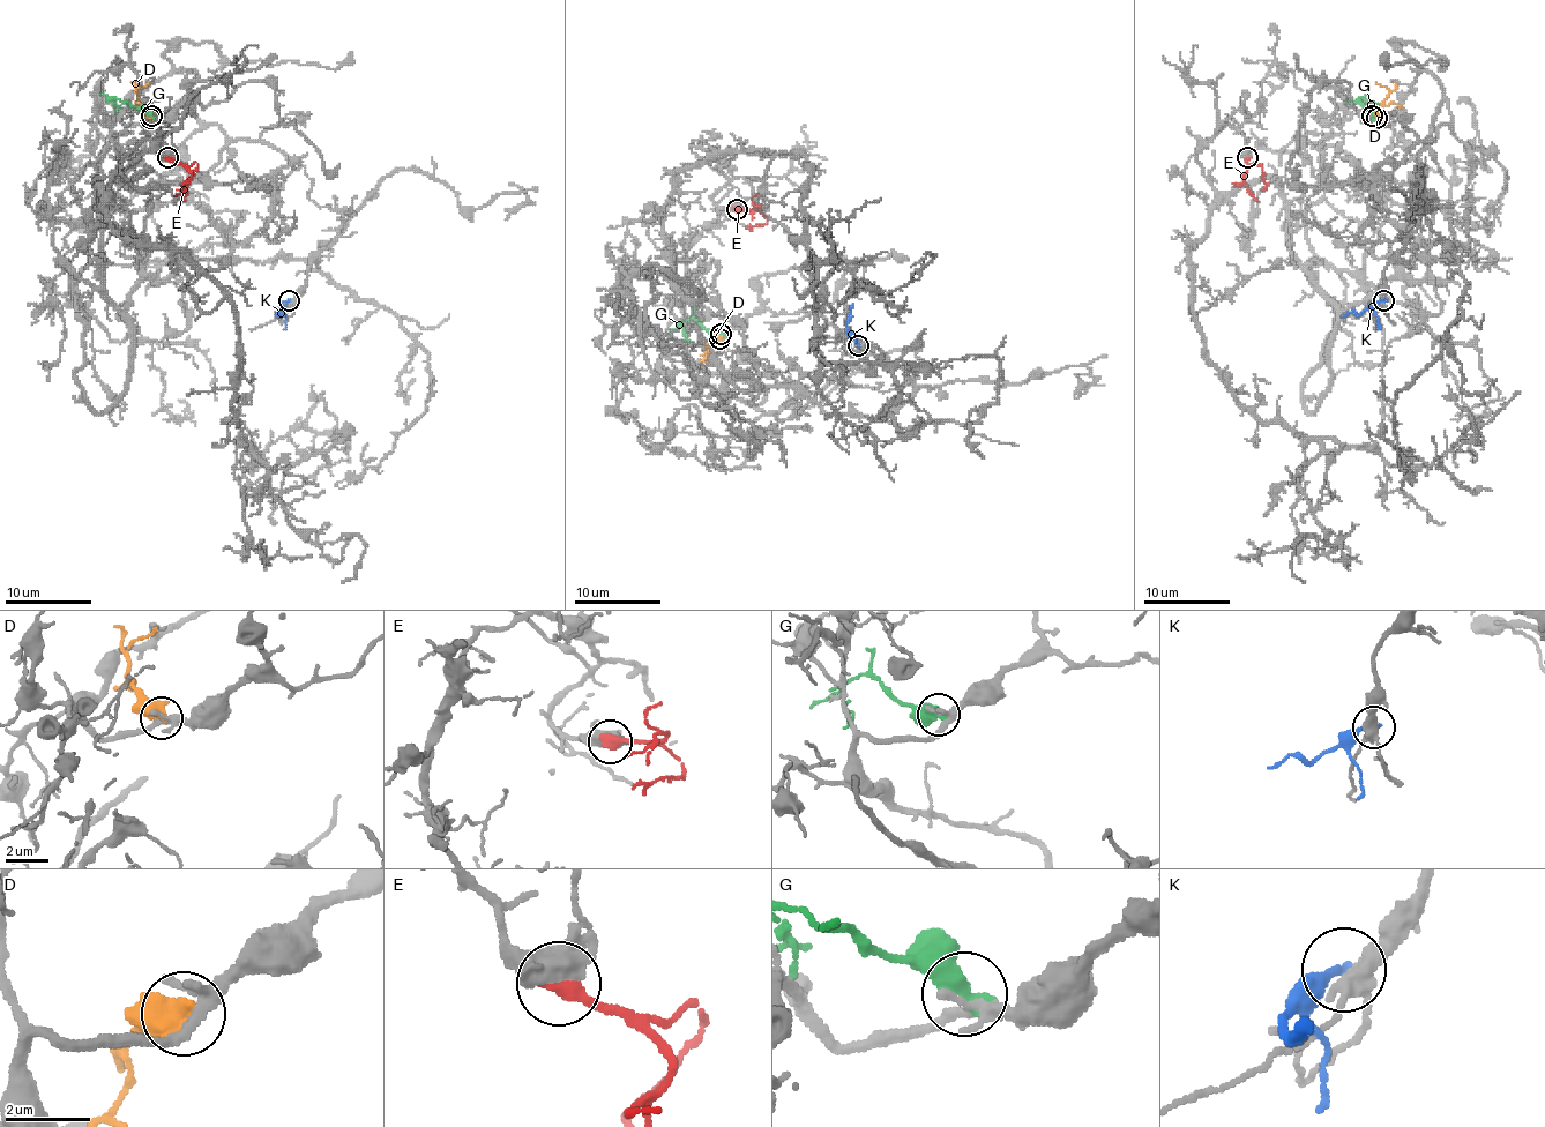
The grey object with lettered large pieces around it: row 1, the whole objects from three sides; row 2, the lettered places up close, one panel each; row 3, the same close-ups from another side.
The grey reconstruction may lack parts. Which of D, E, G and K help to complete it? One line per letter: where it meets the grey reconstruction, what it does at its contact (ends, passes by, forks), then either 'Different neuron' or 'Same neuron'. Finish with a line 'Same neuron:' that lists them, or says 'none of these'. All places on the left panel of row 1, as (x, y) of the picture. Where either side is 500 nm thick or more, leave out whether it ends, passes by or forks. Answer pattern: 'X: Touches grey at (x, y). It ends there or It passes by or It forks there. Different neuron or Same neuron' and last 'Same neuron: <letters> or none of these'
D: Touches grey at (150, 118). Different neuron
E: Touches grey at (168, 157). It ends there. Same neuron
G: Touches grey at (151, 116). Different neuron
K: Touches grey at (289, 300). It ends there. Different neuron
Same neuron: E

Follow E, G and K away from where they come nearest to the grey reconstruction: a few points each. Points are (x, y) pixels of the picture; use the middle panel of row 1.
E: (737, 209), (756, 209), (767, 219), (745, 228)
G: (722, 334), (689, 319), (683, 325), (689, 342)
K: (859, 346), (846, 325), (852, 304)

